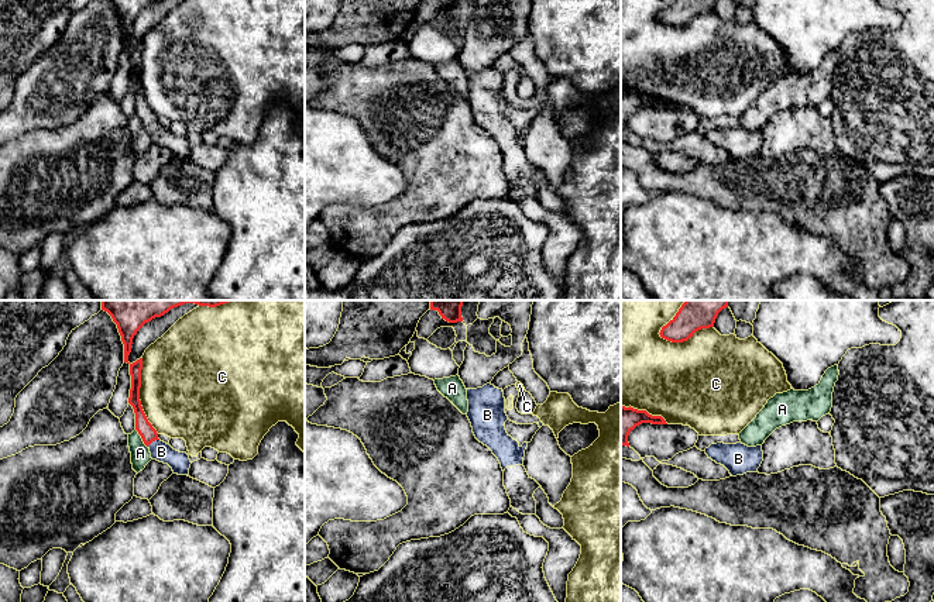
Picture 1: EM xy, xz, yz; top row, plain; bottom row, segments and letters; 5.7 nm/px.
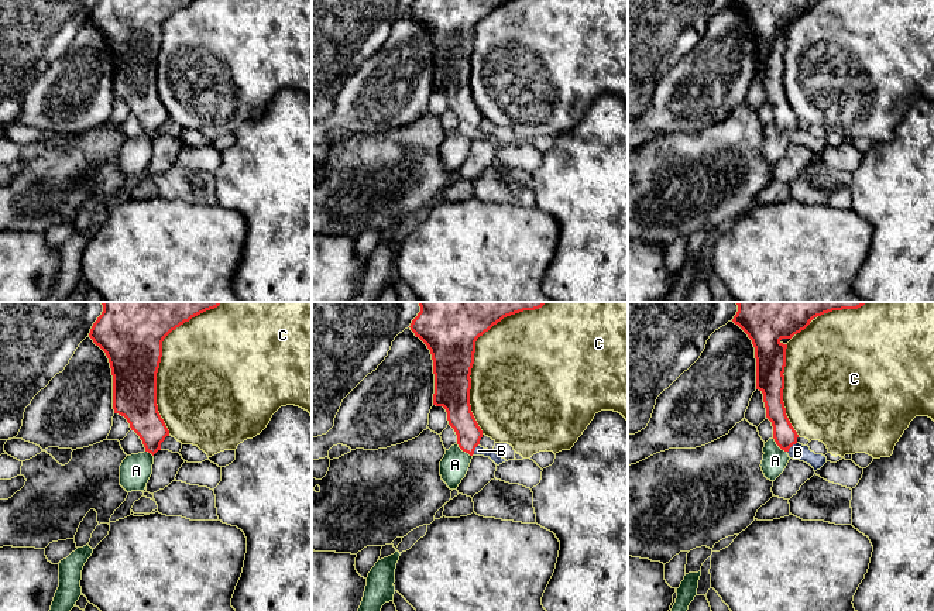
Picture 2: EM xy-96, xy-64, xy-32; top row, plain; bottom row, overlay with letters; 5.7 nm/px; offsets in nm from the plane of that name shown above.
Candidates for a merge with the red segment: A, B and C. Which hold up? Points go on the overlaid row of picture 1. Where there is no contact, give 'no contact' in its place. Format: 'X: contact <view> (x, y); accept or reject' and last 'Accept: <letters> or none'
A: contact xy (141, 437); reject
B: contact xy (153, 440); accept
C: contact yz (684, 340); reject
Accept: B

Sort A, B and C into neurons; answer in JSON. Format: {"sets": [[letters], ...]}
{"sets": [["A"], ["B"], ["C"]]}

